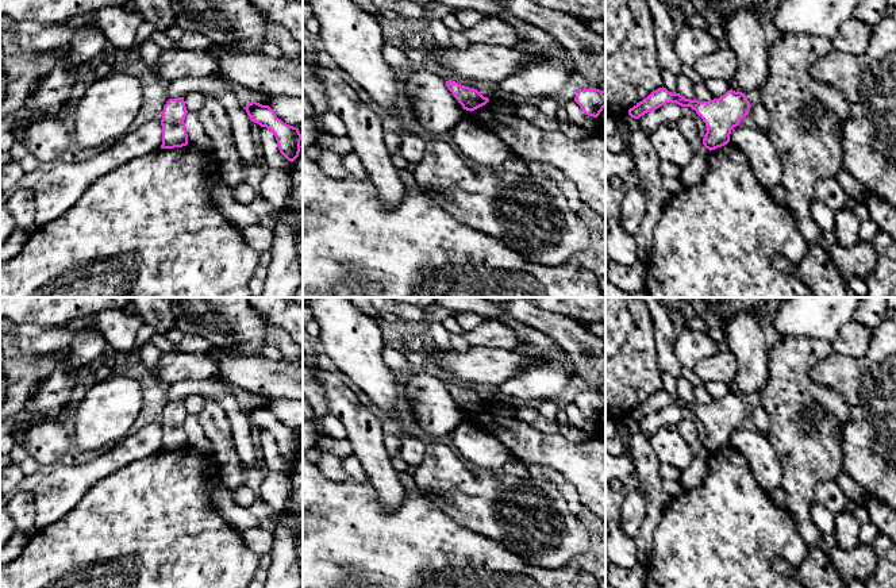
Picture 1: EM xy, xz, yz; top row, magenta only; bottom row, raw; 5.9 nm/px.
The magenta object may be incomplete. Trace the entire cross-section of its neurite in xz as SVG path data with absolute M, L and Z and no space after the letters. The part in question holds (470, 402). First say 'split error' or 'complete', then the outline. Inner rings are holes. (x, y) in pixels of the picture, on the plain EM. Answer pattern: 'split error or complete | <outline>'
split error | M438 372L437 377L446 384L447 392L453 396L464 412L472 415L489 404L489 401L484 400L477 392L455 385L453 383L455 380L454 376L446 372Z

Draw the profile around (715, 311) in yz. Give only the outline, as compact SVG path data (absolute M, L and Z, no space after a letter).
M684 297L711 328L724 331L726 322L738 312L751 312L758 319L762 315L770 318L768 297Z

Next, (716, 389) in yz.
M710 381L710 383L704 383L704 387L707 392L710 393L710 396L714 399L714 401L719 401L727 393L730 393L730 387L726 383Z

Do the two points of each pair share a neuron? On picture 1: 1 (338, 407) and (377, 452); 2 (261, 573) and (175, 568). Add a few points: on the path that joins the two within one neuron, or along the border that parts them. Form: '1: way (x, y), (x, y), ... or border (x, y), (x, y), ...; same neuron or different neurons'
1: way (349, 417), (365, 433), (368, 441); same neuron
2: border (260, 558), (254, 573); different neurons

